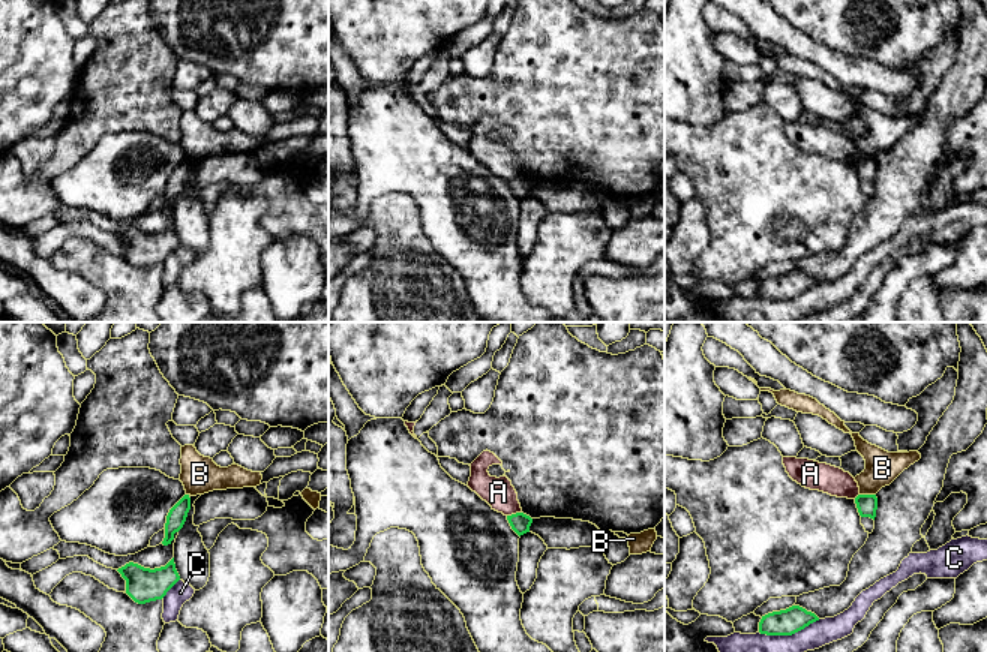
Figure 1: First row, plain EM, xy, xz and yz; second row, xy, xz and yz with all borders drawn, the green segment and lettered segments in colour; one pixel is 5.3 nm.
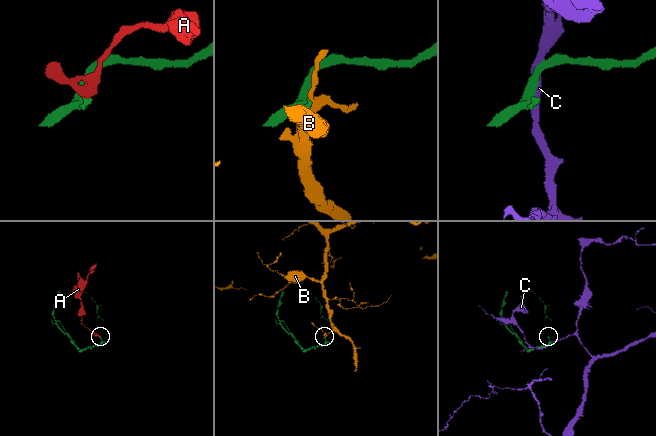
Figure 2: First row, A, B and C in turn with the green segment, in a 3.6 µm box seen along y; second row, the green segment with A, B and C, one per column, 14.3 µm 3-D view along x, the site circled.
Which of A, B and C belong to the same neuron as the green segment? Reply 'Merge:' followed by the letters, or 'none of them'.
Merge: none of them

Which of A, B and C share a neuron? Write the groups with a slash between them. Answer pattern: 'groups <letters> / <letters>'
groups A / B / C

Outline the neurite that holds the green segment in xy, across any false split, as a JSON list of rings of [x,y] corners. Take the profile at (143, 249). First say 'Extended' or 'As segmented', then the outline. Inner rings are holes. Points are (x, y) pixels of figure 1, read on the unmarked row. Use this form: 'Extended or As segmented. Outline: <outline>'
As segmented. Outline: [[[174,222],[160,232],[144,232],[129,226],[117,234],[126,244],[126,258],[138,268],[162,264],[180,244]]]

